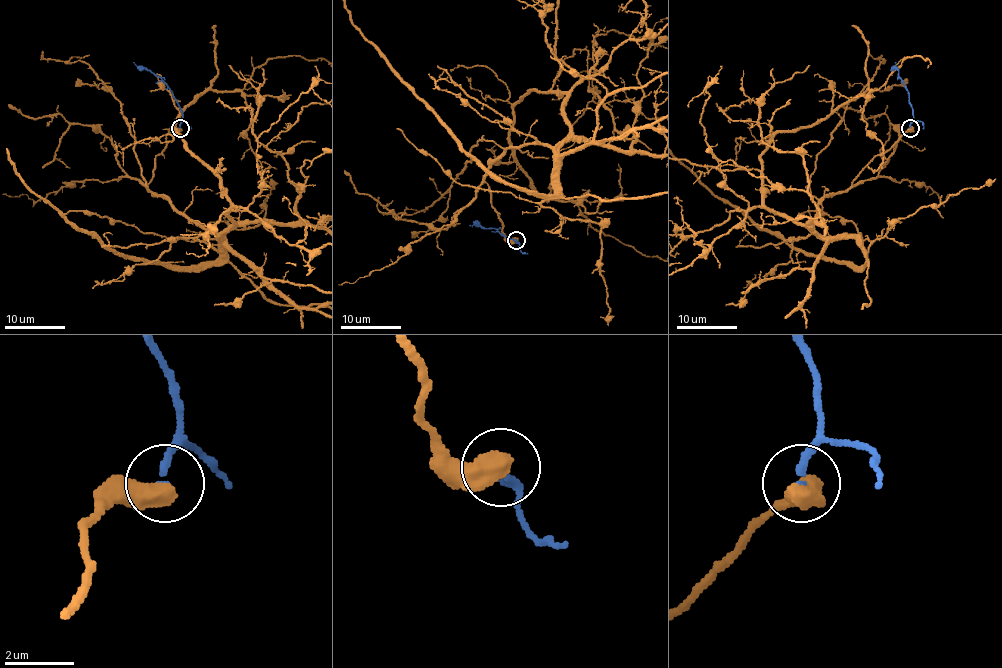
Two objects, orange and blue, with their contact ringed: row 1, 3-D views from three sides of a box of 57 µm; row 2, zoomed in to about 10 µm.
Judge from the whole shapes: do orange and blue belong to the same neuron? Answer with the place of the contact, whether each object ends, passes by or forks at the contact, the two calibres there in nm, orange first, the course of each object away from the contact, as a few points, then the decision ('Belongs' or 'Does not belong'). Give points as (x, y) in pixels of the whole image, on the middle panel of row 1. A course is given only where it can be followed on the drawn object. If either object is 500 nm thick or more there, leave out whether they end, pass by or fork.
Place: (516, 240). Thickness 650 nm (orange) against 180 nm. Course of orange: (516, 240), (484, 181), (509, 148), (545, 144), (566, 198). Course of blue: (516, 240), (518, 243), (495, 228), (469, 225). Belongs

